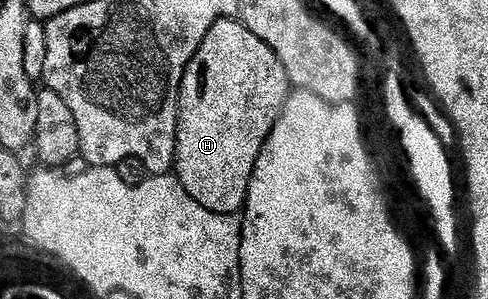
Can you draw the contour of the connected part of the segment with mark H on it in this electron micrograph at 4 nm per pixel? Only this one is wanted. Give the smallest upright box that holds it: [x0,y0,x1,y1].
[173,18,291,215]

